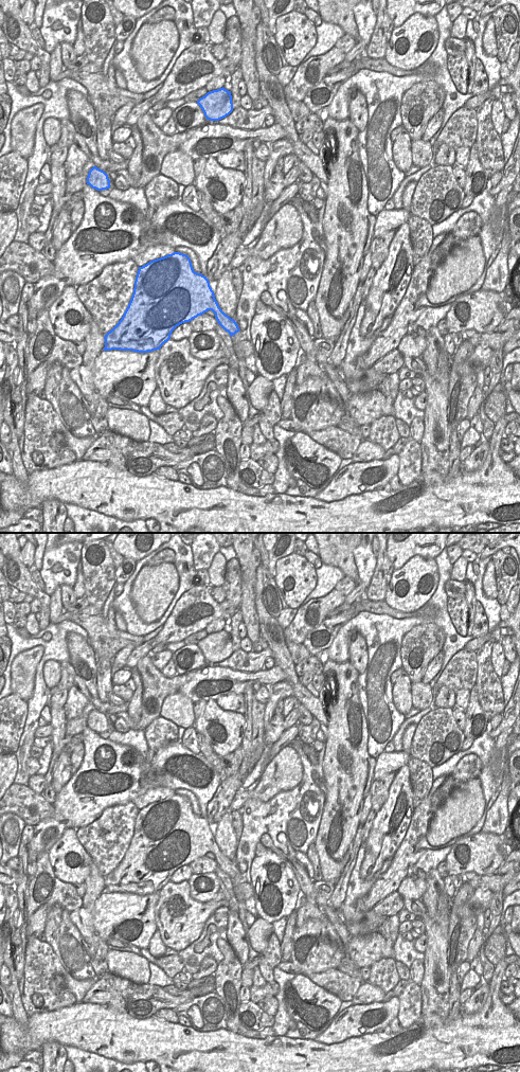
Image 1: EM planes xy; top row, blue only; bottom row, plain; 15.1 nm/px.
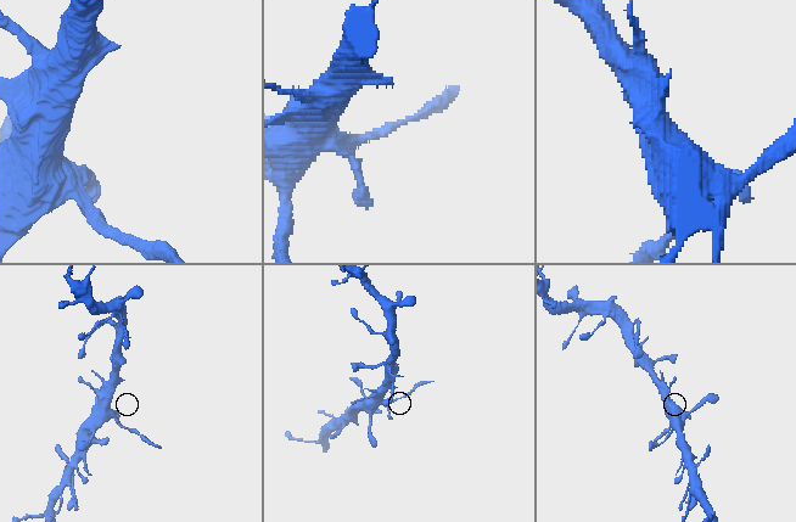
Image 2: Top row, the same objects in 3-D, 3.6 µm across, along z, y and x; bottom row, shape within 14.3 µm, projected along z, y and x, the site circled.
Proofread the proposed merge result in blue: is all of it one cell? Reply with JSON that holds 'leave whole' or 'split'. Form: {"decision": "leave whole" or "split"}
{"decision": "split"}

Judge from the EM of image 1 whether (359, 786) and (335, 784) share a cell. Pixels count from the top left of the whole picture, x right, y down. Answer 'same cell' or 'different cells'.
same cell

